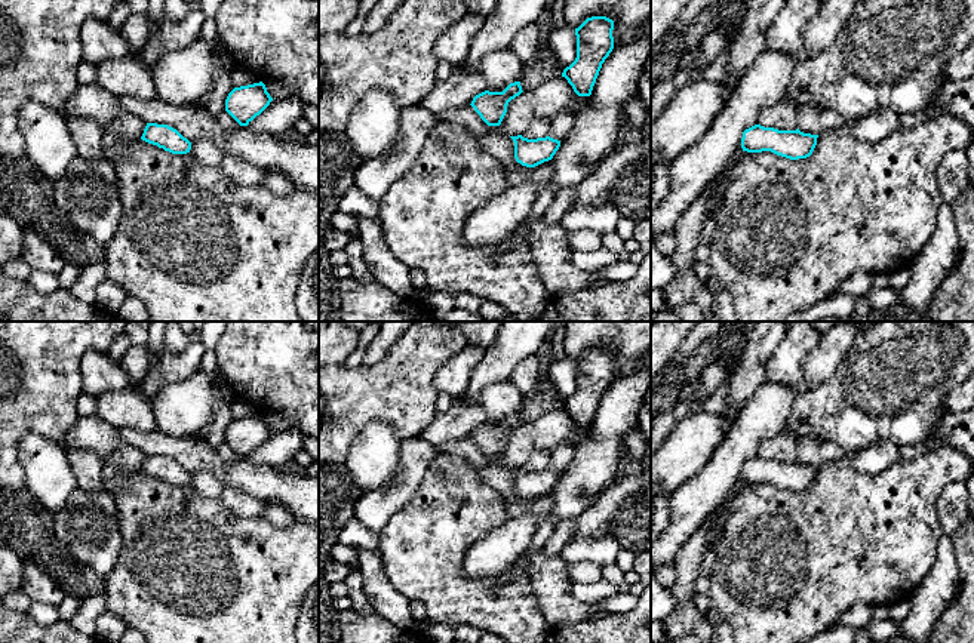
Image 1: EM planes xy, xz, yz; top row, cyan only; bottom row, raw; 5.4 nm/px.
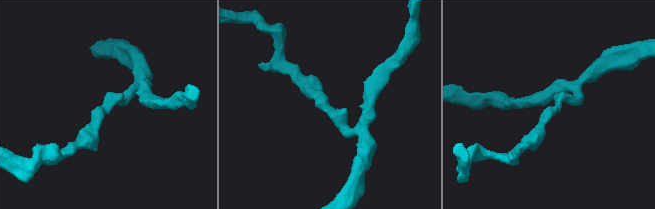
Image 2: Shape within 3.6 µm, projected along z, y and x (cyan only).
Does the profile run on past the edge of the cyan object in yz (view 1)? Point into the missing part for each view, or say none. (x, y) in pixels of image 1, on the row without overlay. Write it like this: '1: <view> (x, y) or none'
1: none

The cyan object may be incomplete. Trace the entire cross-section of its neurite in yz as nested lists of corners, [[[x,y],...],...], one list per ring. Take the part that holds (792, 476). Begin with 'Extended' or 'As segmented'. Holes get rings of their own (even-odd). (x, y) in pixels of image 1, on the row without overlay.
As segmented. [[[755,456],[743,464],[741,480],[747,484],[771,483],[798,492],[812,486],[818,467],[796,462],[778,462]]]

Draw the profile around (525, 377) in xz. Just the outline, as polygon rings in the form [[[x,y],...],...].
[[[537,356],[520,360],[508,379],[525,397],[540,384],[540,364]]]

